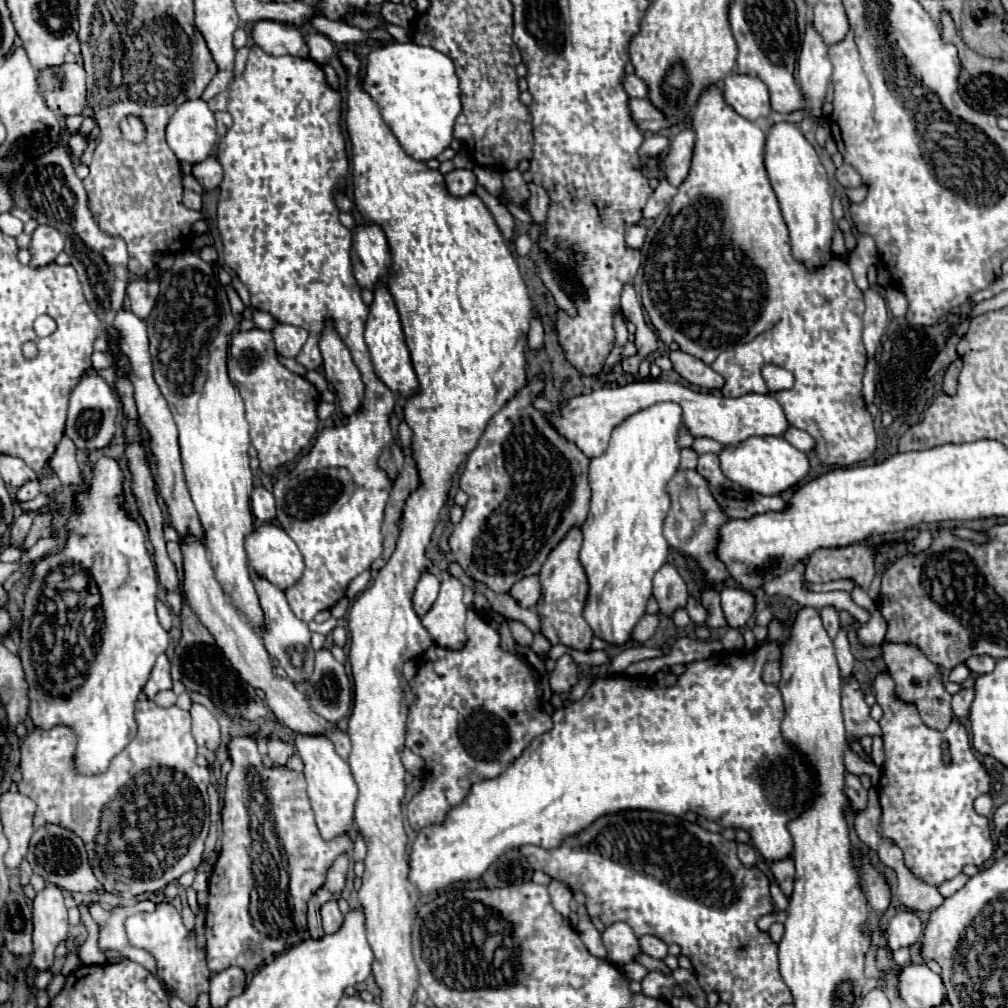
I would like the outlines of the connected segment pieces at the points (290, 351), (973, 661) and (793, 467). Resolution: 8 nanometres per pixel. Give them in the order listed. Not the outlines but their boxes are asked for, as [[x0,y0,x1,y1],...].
[[273,323,307,357],[965,655,995,675],[719,437,809,495]]

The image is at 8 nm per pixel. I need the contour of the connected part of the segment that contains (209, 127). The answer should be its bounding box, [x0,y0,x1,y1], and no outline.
[167,99,217,163]

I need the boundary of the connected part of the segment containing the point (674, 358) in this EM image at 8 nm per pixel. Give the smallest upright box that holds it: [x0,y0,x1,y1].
[669,351,723,389]

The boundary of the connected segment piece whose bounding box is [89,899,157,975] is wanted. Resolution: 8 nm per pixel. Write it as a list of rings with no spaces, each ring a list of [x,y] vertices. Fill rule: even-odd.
[[[147,899],[131,905],[131,907],[115,907],[113,911],[105,911],[101,909],[99,903],[89,903],[89,913],[95,919],[95,923],[101,927],[99,931],[99,947],[101,949],[115,949],[119,951],[123,957],[129,957],[137,963],[141,963],[147,971],[151,971],[153,975],[157,975],[157,965],[151,953],[143,951],[143,949],[135,949],[129,945],[125,929],[123,929],[123,921],[131,915],[131,913],[139,913],[139,911],[151,912],[155,910],[156,905],[149,903]]]

